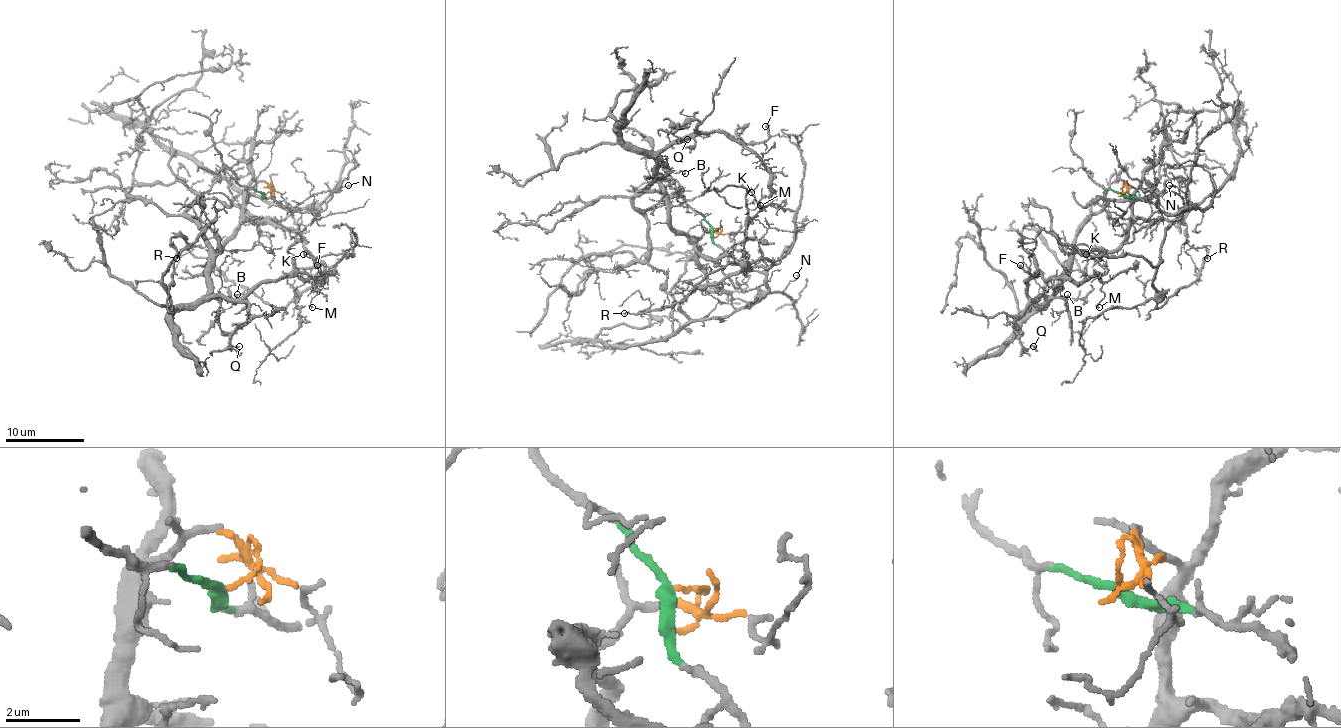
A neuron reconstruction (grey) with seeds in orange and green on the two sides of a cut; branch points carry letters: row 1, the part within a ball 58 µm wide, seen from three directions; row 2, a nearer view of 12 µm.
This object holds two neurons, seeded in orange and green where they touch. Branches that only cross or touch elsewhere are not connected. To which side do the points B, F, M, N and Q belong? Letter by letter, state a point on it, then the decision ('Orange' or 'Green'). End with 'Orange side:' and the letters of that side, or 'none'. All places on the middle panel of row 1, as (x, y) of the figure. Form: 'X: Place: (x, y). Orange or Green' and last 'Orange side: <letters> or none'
B: Place: (685, 173). Orange
F: Place: (765, 126). Orange
M: Place: (760, 205). Orange
N: Place: (796, 275). Green
Q: Place: (687, 139). Orange
Orange side: B, F, M, Q

